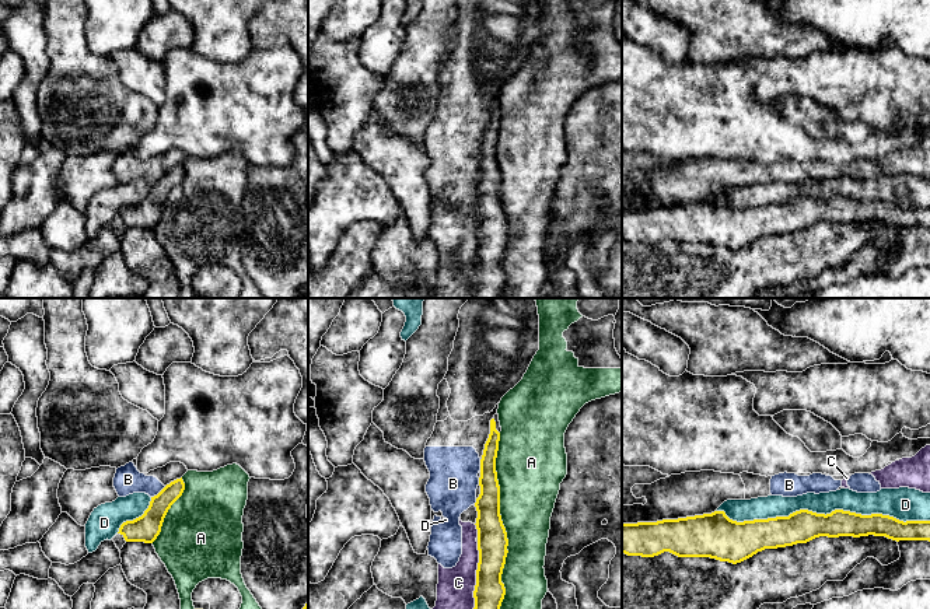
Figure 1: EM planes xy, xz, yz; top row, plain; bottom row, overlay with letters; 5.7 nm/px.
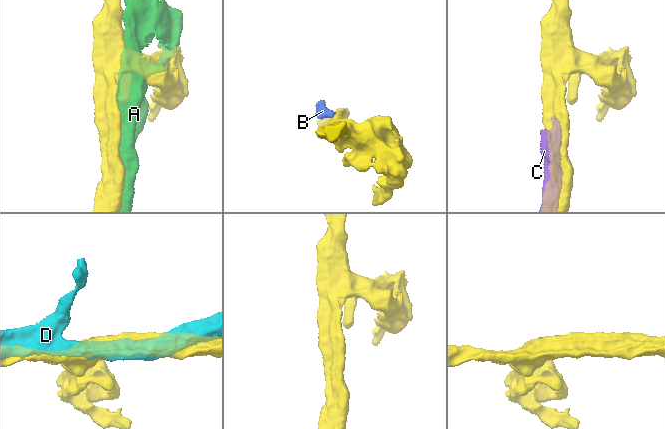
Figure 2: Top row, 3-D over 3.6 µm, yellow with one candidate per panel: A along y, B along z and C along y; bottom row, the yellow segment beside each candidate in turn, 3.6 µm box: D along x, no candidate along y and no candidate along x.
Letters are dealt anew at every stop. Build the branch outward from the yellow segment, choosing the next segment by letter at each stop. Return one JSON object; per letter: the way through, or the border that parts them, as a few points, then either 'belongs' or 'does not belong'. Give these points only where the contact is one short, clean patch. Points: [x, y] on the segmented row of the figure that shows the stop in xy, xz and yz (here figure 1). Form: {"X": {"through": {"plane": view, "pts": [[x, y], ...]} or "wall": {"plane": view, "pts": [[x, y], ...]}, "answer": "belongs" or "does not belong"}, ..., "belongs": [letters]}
{"A": {"answer": "does not belong"}, "B": {"wall": {"plane": "xy", "pts": [[165, 486], [151, 497]]}, "answer": "does not belong"}, "C": {"answer": "does not belong"}, "D": {"answer": "does not belong"}, "belongs": []}

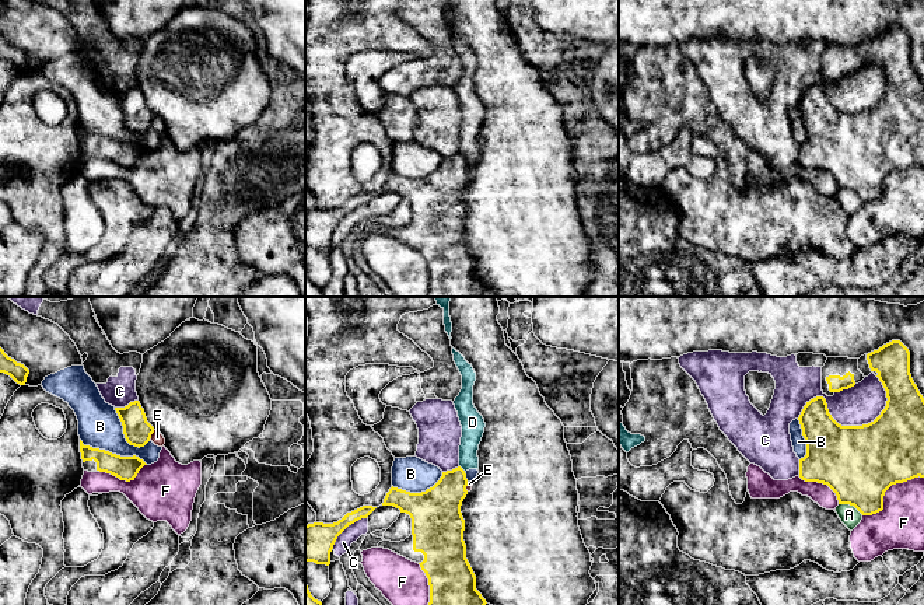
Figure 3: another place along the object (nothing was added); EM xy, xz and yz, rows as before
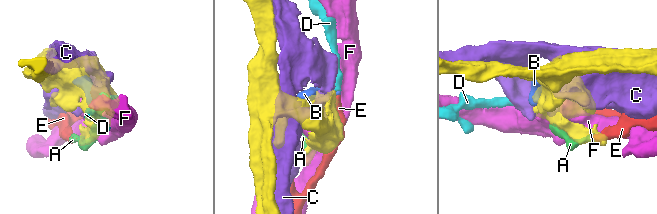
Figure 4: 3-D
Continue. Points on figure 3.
{"A": {"answer": "does not belong"}, "B": {"answer": "does not belong"}, "C": {"answer": "does not belong"}, "D": {"wall": {"plane": "xz", "pts": [[459, 465], [465, 471]]}, "answer": "does not belong"}, "E": {"answer": "does not belong"}, "F": {"answer": "does not belong"}, "belongs": []}

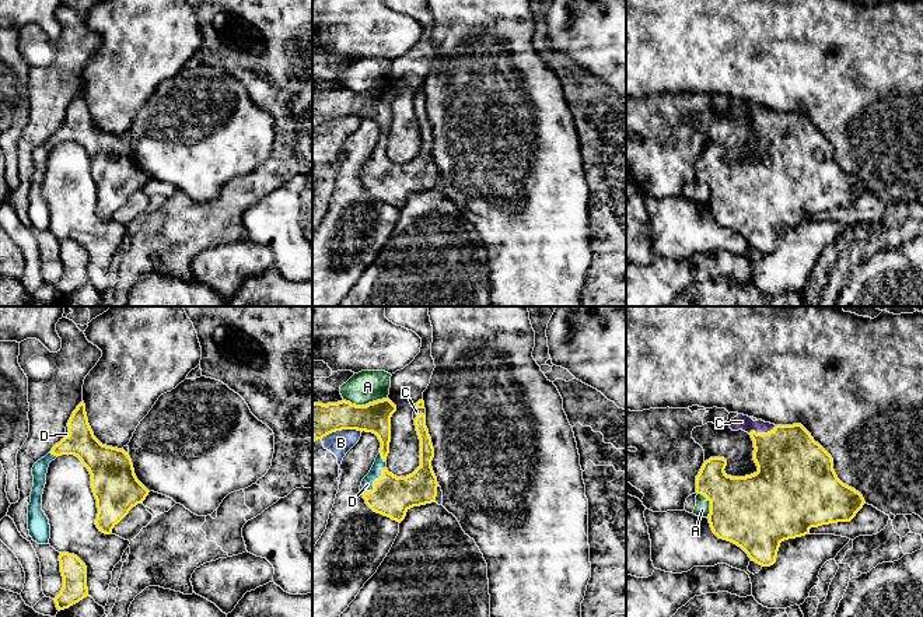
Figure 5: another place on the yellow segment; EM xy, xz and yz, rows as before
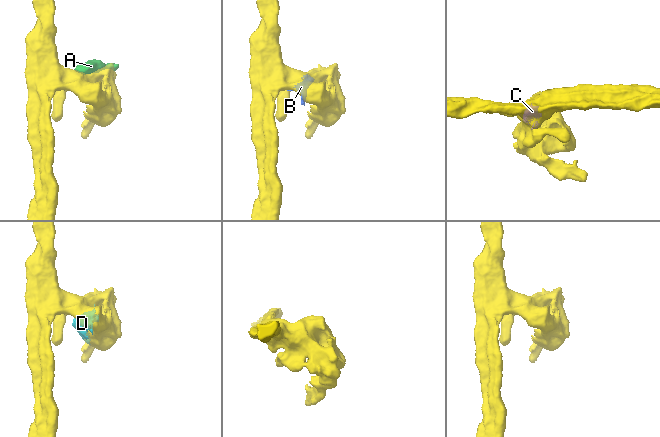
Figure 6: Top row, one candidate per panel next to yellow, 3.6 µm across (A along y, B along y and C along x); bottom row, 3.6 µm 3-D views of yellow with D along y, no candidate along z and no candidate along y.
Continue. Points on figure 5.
{"A": {"answer": "does not belong"}, "B": {"answer": "does not belong"}, "C": {"answer": "belongs"}, "D": {"answer": "belongs"}, "belongs": ["C", "D"]}

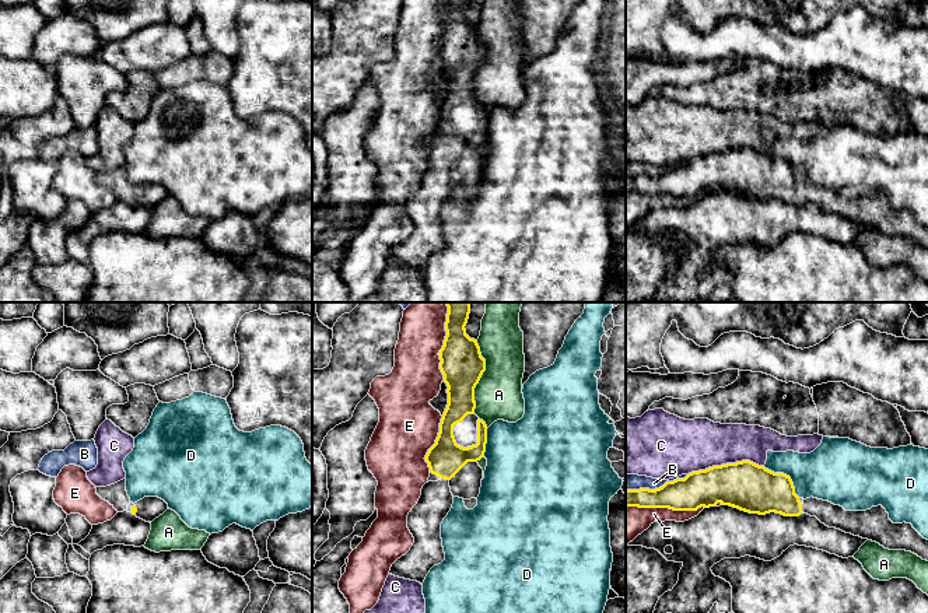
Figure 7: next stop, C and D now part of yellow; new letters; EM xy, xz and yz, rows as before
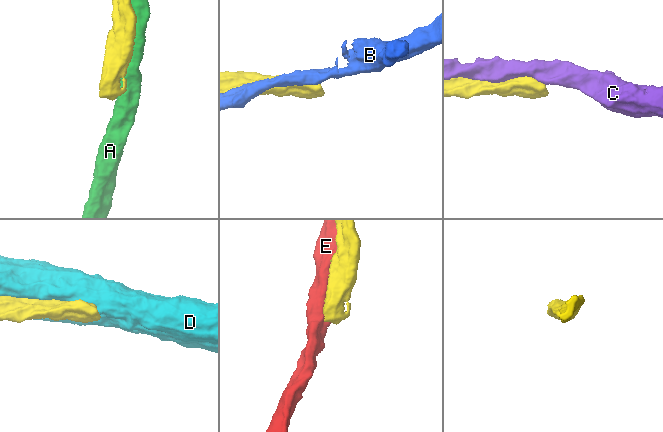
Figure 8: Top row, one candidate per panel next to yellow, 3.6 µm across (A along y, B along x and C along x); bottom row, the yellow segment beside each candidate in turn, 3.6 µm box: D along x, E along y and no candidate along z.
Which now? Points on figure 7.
{"A": {"answer": "does not belong"}, "B": {"answer": "does not belong"}, "C": {"answer": "does not belong"}, "D": {"answer": "does not belong"}, "E": {"answer": "does not belong"}, "belongs": []}

